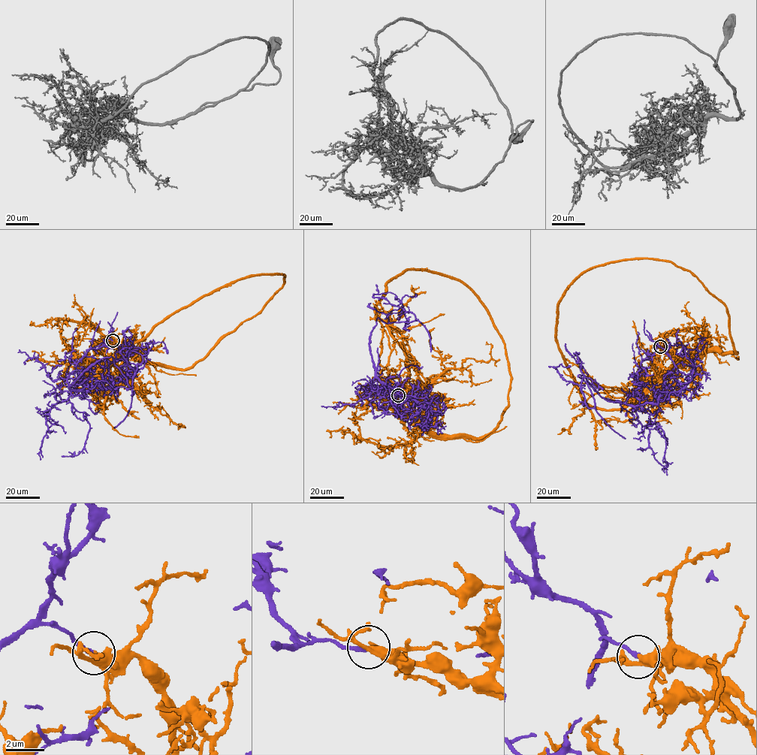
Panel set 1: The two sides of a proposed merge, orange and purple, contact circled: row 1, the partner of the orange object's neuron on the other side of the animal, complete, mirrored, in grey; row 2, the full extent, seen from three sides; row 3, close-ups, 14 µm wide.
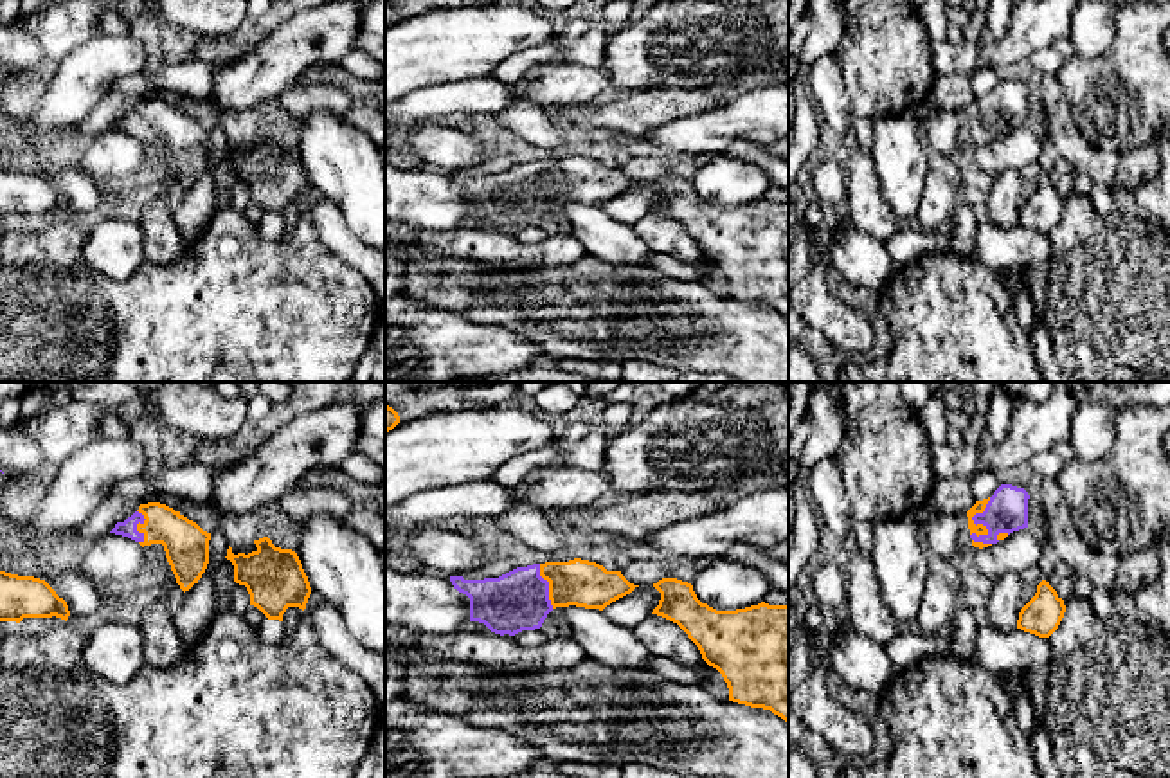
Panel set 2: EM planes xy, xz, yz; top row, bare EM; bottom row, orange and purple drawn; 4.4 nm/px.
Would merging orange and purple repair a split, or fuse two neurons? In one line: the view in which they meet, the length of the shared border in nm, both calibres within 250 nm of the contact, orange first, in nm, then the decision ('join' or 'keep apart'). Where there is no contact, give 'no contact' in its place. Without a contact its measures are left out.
meets orange in yz; contact 200 nm long; 50 nm thick on the orange side, 190 nm on the other; keep apart

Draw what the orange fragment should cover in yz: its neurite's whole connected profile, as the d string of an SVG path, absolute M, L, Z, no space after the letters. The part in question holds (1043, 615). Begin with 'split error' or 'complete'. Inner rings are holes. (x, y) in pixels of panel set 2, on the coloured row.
complete; M1042 580L1035 596L1021 609L1017 629L1039 638L1049 638L1058 629L1064 612L1064 600L1049 582Z

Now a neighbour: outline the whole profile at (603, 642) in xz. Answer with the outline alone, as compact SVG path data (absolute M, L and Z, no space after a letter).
M556 607L544 621L572 636L592 659L608 668L652 668L655 659L635 638L634 630L610 621L599 609Z

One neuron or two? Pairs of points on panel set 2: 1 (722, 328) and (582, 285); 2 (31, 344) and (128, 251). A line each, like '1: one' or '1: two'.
1: one
2: two

